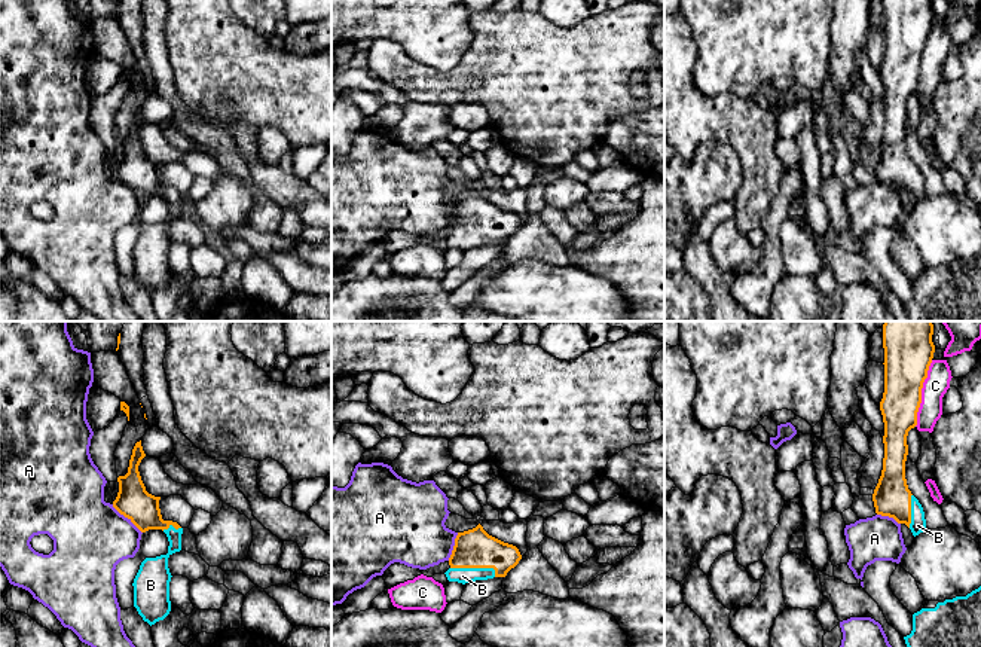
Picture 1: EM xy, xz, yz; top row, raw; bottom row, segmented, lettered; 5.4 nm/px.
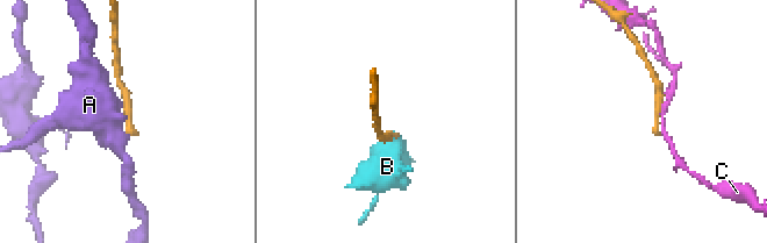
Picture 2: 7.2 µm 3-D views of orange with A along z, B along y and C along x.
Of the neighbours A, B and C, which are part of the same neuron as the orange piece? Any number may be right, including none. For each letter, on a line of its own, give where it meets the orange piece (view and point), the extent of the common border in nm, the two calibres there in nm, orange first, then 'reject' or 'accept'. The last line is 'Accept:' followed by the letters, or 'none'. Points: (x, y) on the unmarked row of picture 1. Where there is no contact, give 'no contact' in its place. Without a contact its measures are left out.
A: xy (127, 183) | 220 nm | 180/400 nm | reject
B: xz (476, 234) | 260 nm | 200/80 nm | accept
C: yz (920, 60) | 380 nm | 260/140 nm | reject
Accept: B

